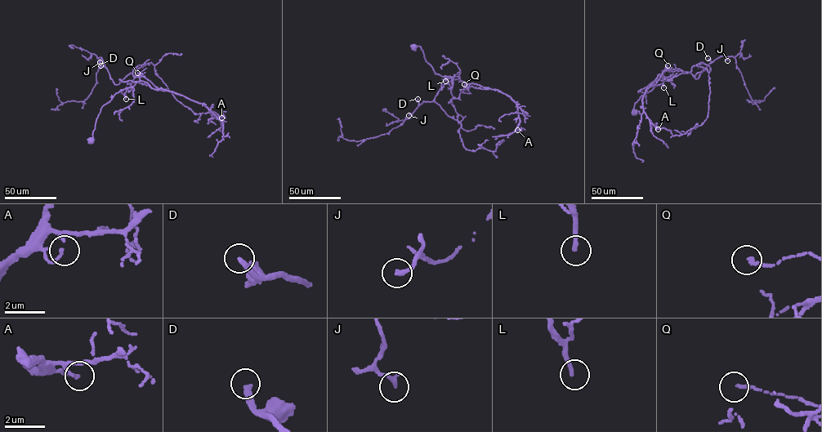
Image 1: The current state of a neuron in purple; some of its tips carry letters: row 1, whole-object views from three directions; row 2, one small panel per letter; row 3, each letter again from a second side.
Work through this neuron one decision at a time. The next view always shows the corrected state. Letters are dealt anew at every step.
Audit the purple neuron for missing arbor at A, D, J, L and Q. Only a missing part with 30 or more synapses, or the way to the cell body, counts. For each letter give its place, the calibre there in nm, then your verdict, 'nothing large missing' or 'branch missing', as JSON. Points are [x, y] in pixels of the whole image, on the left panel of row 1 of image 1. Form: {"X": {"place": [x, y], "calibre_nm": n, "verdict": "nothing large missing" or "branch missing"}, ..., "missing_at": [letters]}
{"A": {"place": [221, 118], "calibre_nm": 120, "verdict": "nothing large missing"}, "D": {"place": [100, 65], "calibre_nm": 240, "verdict": "branch missing"}, "J": {"place": [100, 62], "calibre_nm": 200, "verdict": "nothing large missing"}, "L": {"place": [126, 99], "calibre_nm": 200, "verdict": "branch missing"}, "Q": {"place": [137, 73], "calibre_nm": 130, "verdict": "nothing large missing"}, "missing_at": ["D", "L"]}

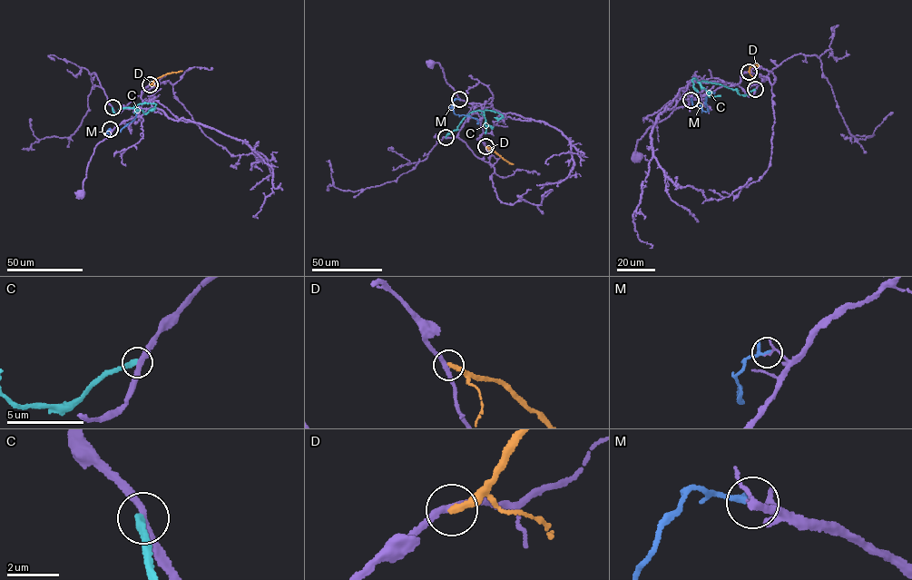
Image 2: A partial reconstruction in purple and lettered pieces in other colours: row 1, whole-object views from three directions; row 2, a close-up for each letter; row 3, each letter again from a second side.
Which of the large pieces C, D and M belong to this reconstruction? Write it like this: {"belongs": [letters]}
{"belongs": []}

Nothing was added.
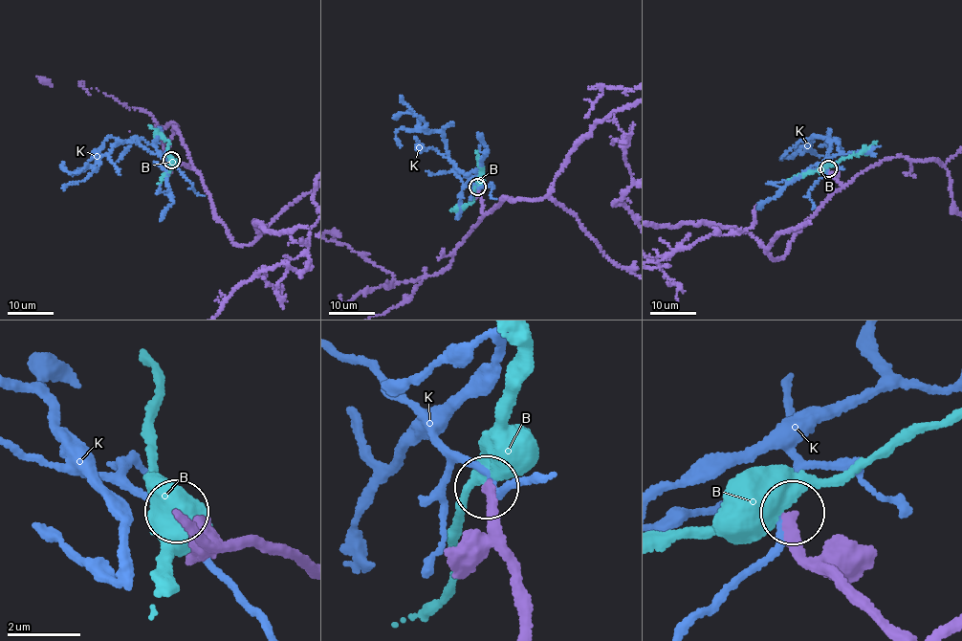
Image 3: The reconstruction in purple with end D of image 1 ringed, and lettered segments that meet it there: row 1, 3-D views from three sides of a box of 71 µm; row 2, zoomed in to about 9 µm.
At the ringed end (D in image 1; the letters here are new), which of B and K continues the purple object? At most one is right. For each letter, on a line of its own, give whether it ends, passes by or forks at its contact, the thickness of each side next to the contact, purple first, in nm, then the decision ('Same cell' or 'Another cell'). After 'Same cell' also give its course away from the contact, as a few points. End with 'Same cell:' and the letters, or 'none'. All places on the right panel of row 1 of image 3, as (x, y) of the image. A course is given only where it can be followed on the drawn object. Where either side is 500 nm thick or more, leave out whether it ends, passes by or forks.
B: Thickness 280 nm (purple) against 750 nm. Another cell
K: It passes by. Thickness 320 nm (purple) against 180 nm. Another cell
Same cell: none

